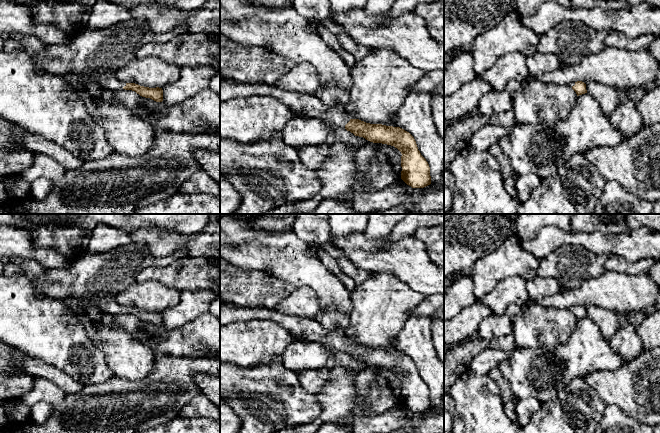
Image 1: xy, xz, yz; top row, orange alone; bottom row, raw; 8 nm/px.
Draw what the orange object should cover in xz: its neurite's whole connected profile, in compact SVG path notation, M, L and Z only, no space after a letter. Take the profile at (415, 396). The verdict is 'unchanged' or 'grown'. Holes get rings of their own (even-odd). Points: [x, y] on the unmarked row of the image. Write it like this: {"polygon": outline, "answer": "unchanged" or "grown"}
{"polygon": "M220 303L220 325L257 319L268 319L277 323L288 329L298 341L321 343L330 352L328 368L334 365L334 355L340 351L370 366L394 370L402 378L401 403L412 412L424 412L431 408L428 386L418 374L414 361L400 351L350 343L340 330L328 330L315 320L286 315L275 309Z", "answer": "grown"}

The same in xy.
{"polygon": "M133 242L119 249L113 249L105 253L93 253L85 251L66 268L47 269L39 278L32 280L33 286L43 290L49 297L58 300L76 298L89 300L98 309L113 316L122 313L135 315L142 321L150 322L156 326L163 325L162 312L149 312L135 307L125 307L116 302L116 296L136 281L138 274L148 267L165 267L176 259L185 257L186 249L183 248L166 257L153 256L149 252L146 242Z", "answer": "grown"}

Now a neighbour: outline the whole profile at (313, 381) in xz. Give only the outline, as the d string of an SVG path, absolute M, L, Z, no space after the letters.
M330 368L306 370L298 373L300 385L303 389L314 395L323 390L330 379Z

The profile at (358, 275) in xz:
M330 242L320 246L309 245L309 253L318 259L320 259L321 251L328 253L337 261L341 271L354 281L354 289L358 288L372 274L370 271L357 267L341 250L332 246Z

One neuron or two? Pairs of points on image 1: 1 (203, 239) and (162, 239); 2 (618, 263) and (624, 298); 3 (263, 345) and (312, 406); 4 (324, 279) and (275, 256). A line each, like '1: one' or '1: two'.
1: one
2: two
3: two
4: one

